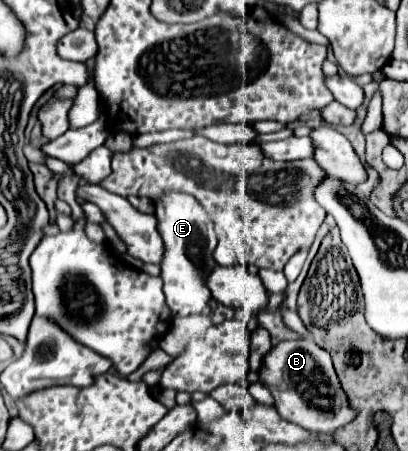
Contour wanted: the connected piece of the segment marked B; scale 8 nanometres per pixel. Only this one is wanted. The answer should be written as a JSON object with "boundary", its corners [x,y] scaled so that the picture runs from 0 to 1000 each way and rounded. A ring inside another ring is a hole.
{"boundary":[[[765,749],[691,754],[667,767],[642,798],[632,834],[672,878],[672,900],[696,931],[775,958],[819,958],[868,931],[868,909],[848,896],[848,874],[833,860],[809,785],[775,767]]]}

